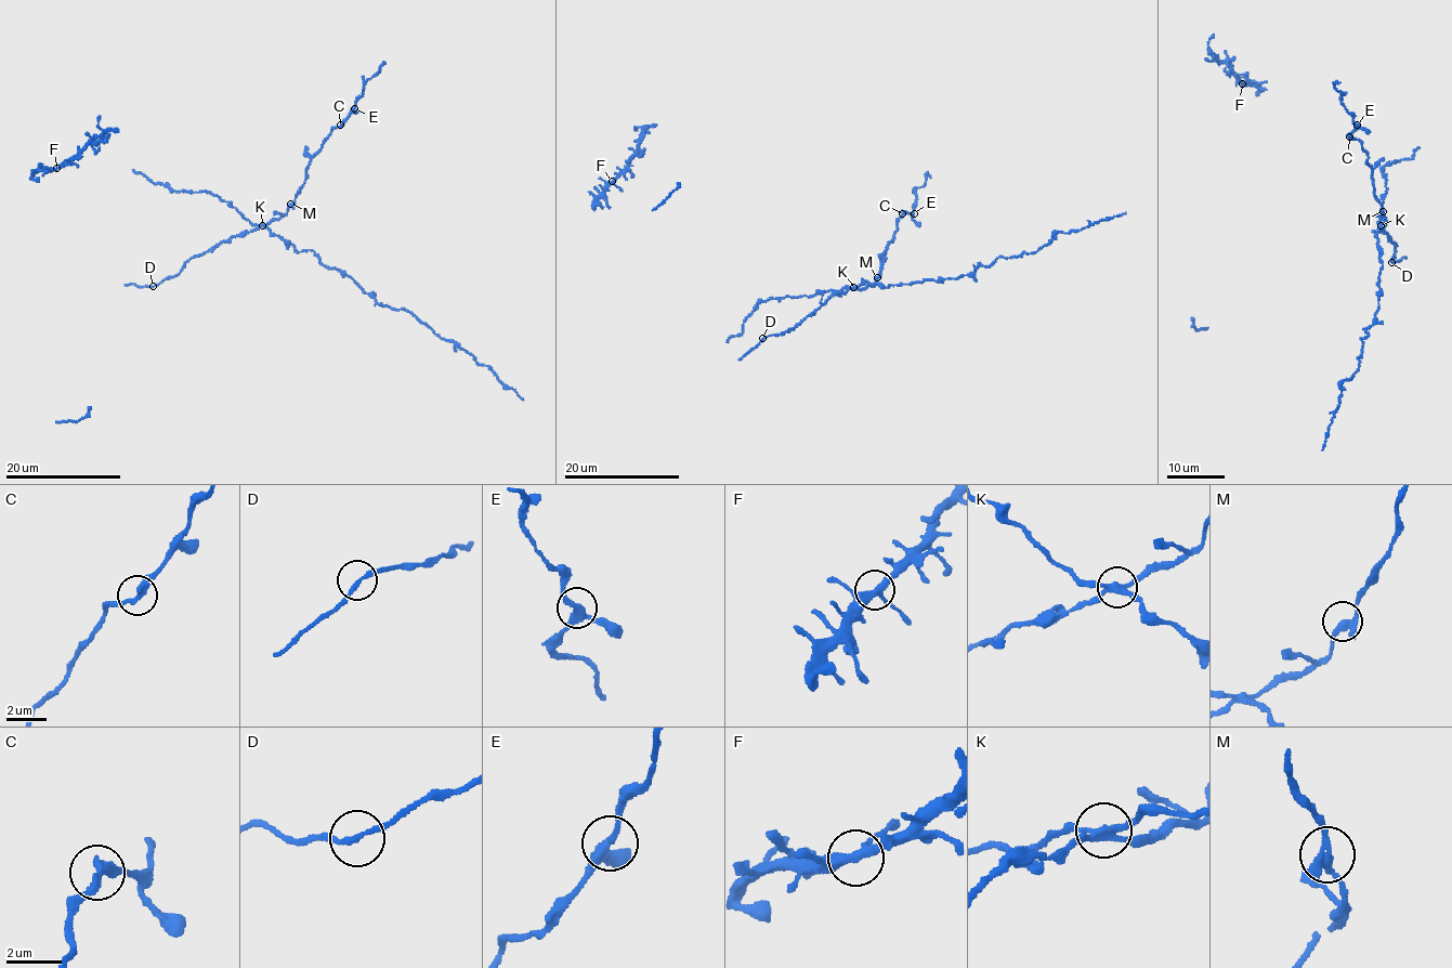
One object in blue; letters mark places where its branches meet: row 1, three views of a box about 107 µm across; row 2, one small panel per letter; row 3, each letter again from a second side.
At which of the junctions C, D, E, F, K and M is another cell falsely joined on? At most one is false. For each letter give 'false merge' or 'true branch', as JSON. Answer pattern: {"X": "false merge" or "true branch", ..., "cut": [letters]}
{"C": "true branch", "D": "true branch", "E": "true branch", "F": "true branch", "K": "false merge", "M": "true branch", "cut": ["K"]}

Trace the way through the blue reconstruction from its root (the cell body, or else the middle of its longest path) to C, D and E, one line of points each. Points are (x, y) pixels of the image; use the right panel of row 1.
C: (1382, 227), (1386, 217), (1374, 195), (1367, 152), (1358, 140), (1349, 136)
D: (1382, 227), (1378, 227), (1395, 245), (1391, 262)
E: (1382, 227), (1386, 217), (1374, 195), (1367, 152), (1349, 135), (1357, 125)

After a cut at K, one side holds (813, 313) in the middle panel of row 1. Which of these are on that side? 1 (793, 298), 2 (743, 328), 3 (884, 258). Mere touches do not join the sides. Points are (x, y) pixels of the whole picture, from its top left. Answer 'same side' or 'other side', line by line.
1: other side
2: other side
3: same side

